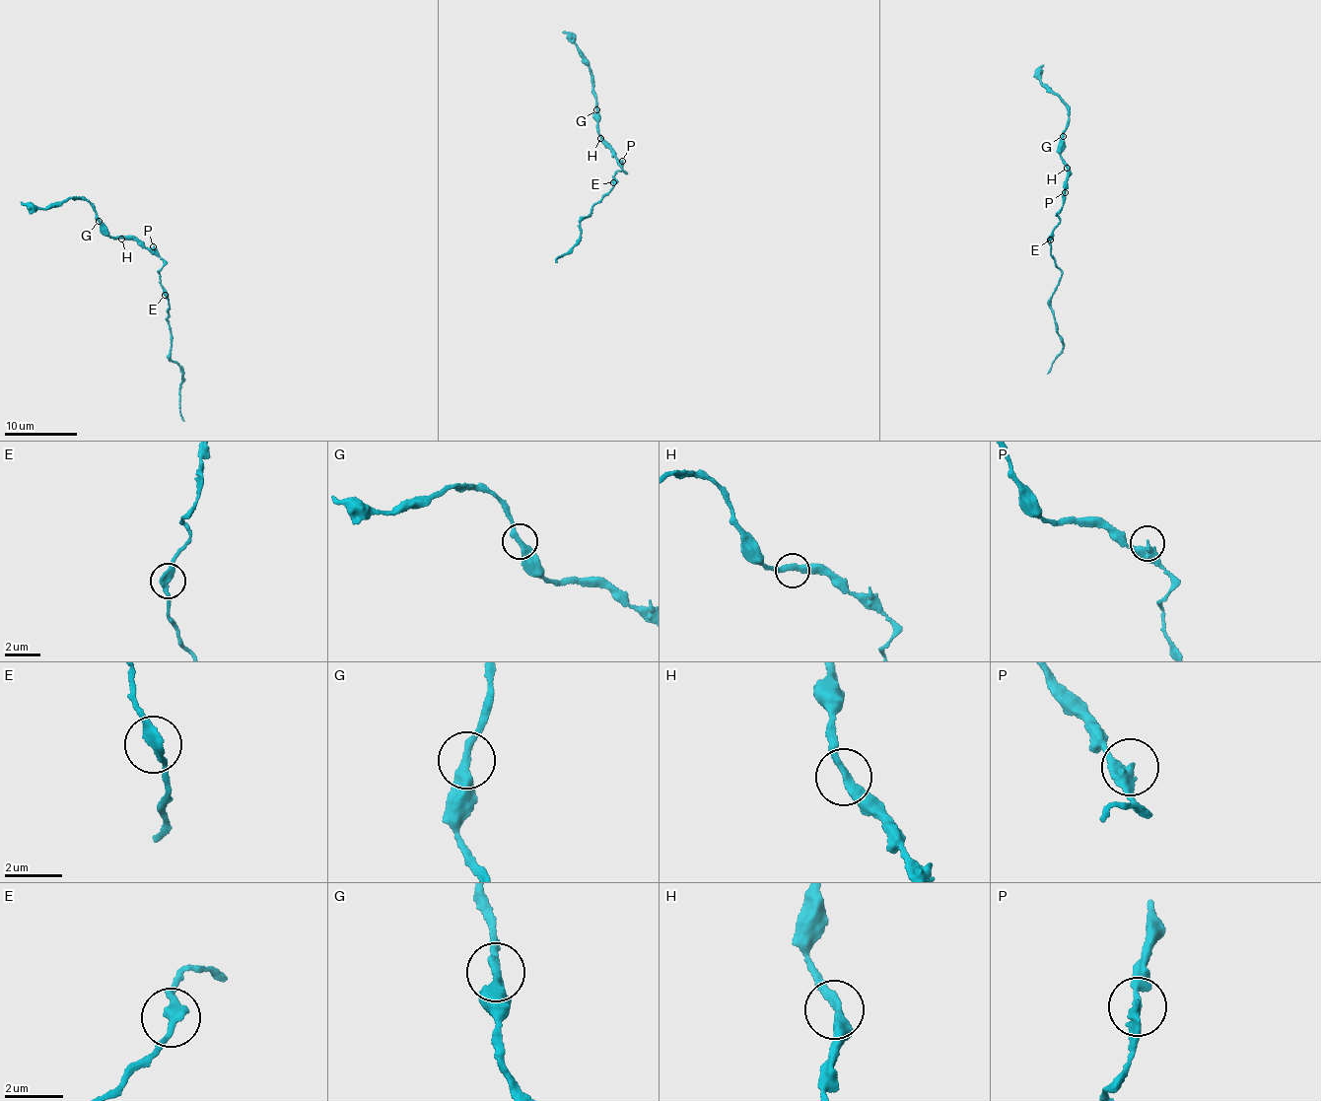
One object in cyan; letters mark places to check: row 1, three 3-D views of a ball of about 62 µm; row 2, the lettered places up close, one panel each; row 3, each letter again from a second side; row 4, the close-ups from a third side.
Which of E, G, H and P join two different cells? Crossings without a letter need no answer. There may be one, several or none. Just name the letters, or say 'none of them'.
none of them

